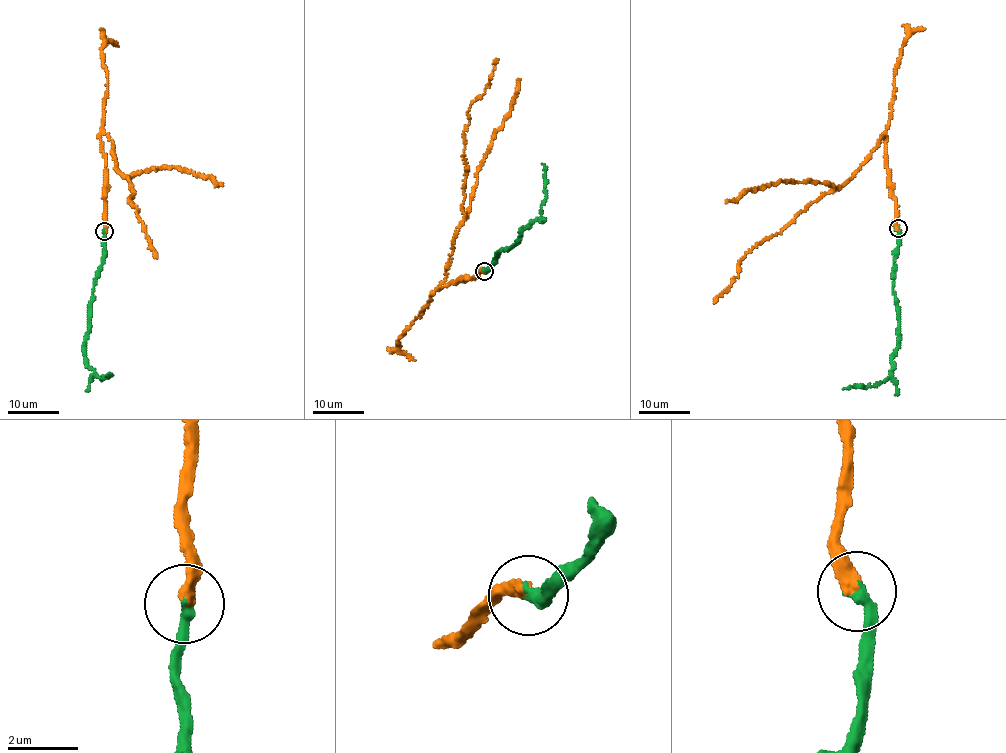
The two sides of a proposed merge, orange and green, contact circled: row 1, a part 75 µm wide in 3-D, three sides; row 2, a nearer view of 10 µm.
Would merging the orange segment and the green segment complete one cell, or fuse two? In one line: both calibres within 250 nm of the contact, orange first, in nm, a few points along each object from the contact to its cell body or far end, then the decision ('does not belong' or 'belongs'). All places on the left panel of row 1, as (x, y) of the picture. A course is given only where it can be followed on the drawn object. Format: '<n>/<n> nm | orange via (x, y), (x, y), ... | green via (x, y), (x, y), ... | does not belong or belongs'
360/320 nm | orange via (105, 231), (102, 132), (109, 137), (116, 169), (128, 178), (133, 191), (128, 201), (155, 257) | green via (105, 231), (105, 257), (94, 286), (85, 352), (87, 367), (102, 379), (109, 374) | belongs

